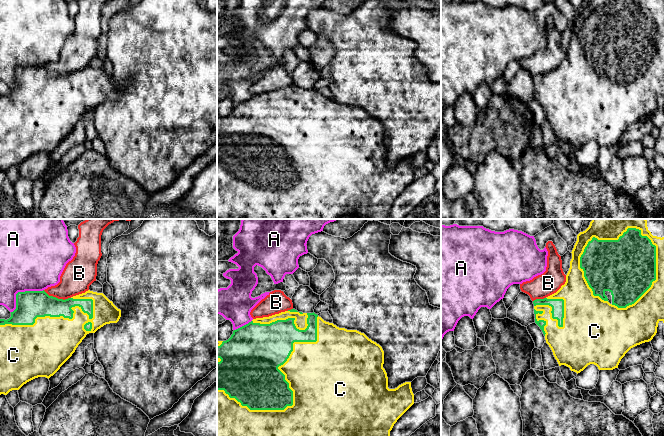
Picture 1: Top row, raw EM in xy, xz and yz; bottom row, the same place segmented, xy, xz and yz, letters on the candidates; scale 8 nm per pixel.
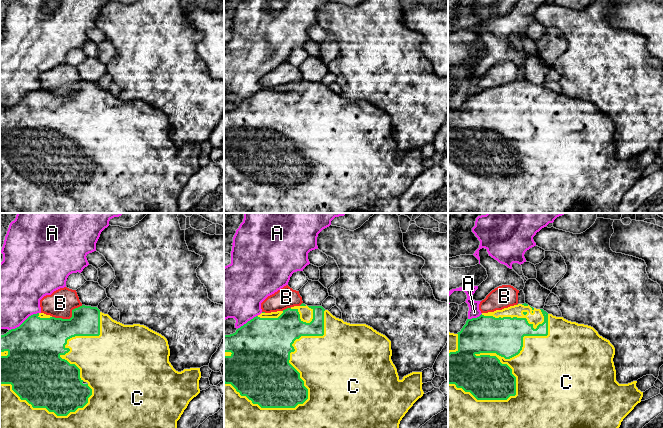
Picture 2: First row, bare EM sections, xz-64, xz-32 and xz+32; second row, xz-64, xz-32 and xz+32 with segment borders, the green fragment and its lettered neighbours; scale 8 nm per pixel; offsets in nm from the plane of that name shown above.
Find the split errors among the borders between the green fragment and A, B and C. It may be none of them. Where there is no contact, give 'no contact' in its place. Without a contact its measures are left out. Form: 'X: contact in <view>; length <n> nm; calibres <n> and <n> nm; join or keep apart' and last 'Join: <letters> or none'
A: contact in xy; length 320 nm; calibres 220 and 460 nm; keep apart
B: contact in xy; length 240 nm; calibres 220 and 240 nm; keep apart
C: contact in yz; length 650 nm; calibres 480 and 170 nm; join
Join: C

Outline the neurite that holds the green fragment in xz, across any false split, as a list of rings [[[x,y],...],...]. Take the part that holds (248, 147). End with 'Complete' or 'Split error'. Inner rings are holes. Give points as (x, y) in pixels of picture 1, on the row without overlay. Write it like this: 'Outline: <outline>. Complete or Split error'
Outline: [[[291,85],[269,93],[253,95],[234,106],[228,116],[217,116],[217,219],[340,219],[343,216],[356,219],[390,219],[390,207],[397,196],[414,180],[414,170],[411,158],[389,165],[383,140],[384,127],[379,120],[357,106],[339,104],[326,98],[314,88],[302,89]]]. Split error

